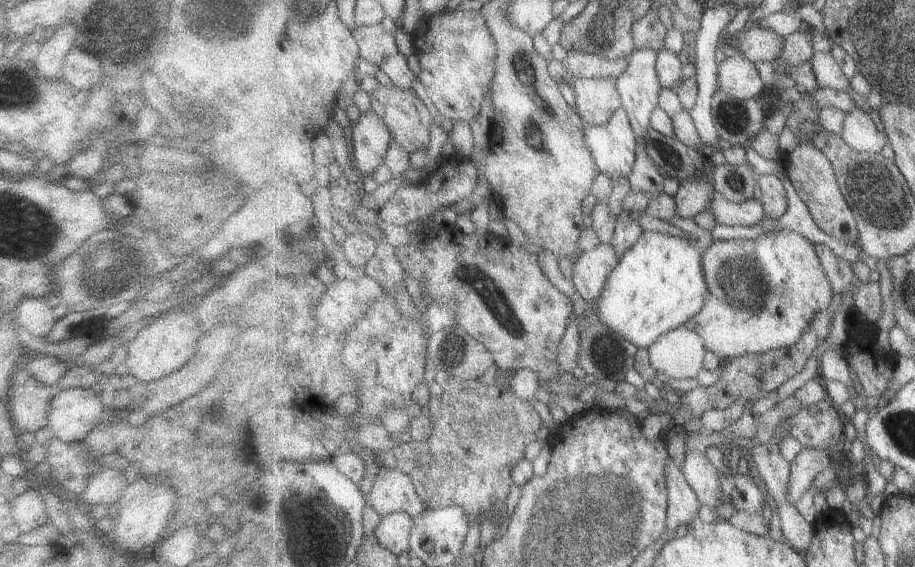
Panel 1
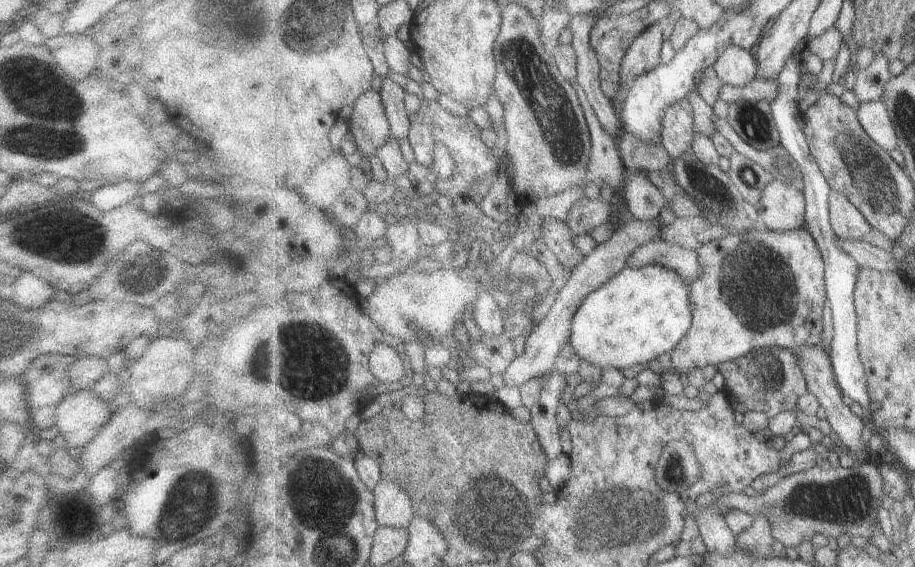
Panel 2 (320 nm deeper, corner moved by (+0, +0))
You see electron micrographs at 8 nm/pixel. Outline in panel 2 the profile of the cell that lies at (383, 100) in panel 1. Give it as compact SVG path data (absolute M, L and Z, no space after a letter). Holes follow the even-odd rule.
M421 99L421 106L410 121L408 140L414 151L415 160L426 167L433 166L435 149L439 143L448 146L456 160L457 168L451 179L438 180L437 190L451 200L459 196L467 198L477 182L485 181L490 175L497 175L501 168L502 159L497 158L493 150L481 140L480 126L477 126L468 115L453 116L434 100Z

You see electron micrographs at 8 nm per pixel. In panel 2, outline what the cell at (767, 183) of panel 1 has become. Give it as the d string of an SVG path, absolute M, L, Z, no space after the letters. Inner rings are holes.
M774 179L765 187L756 207L759 229L790 231L806 226L804 192L782 180Z

